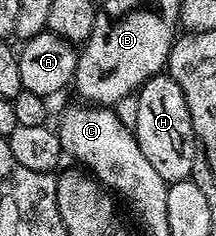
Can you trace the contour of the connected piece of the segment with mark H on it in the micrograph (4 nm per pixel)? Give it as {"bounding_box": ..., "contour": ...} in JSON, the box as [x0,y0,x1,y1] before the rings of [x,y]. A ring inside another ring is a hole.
{"bounding_box":[133,73,197,184],"contour":[[[162,73],[149,78],[138,88],[136,96],[139,108],[133,132],[143,157],[168,184],[190,178],[197,158],[197,142],[182,89],[167,73]]]}

